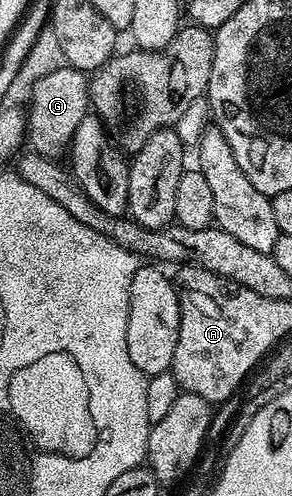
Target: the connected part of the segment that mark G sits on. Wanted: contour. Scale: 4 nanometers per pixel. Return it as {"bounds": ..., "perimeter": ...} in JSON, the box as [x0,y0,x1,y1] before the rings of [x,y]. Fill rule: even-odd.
{"bounds":[25,66,89,160],"perimeter":[[[62,66],[47,72],[31,88],[31,101],[25,104],[27,117],[26,143],[30,151],[50,160],[59,160],[70,149],[71,139],[81,126],[81,118],[89,115],[89,80],[76,68]]]}

